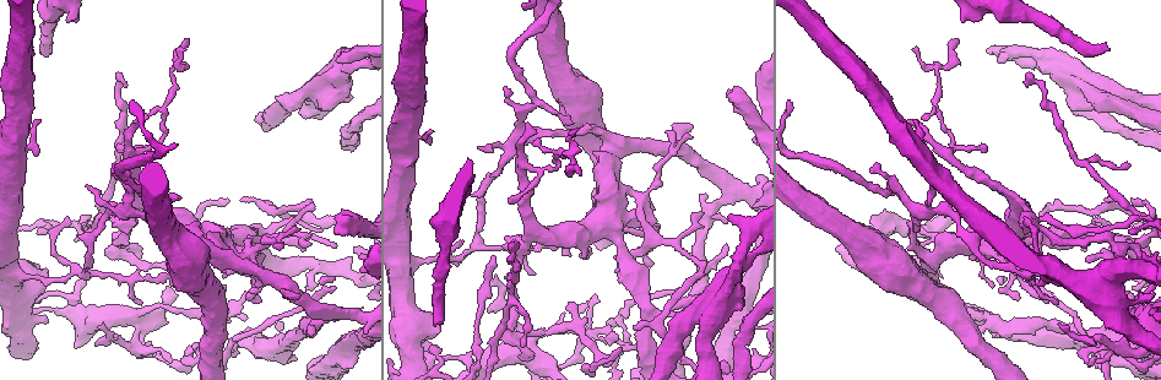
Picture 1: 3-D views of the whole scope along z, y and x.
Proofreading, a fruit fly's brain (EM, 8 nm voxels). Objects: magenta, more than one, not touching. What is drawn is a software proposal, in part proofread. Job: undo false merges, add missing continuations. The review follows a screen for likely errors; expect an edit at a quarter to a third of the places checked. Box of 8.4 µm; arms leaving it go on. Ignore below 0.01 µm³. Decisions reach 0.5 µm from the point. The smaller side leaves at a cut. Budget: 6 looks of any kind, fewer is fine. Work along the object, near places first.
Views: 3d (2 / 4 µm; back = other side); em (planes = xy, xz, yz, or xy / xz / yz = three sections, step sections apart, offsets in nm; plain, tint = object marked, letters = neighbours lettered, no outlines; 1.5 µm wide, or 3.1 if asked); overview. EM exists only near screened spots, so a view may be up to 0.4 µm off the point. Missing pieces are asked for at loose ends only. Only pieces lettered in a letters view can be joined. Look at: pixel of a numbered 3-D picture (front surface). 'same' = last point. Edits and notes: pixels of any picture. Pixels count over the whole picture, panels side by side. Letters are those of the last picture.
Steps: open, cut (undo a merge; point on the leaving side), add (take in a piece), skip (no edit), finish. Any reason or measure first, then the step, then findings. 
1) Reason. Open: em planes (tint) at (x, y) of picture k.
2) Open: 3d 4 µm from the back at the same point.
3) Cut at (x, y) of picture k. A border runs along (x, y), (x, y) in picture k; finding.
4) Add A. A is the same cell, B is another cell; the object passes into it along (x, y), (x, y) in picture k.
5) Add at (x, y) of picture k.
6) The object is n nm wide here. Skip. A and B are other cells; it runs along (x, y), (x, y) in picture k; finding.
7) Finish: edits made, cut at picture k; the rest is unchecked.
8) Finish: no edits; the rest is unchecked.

Thin end. Open: 3d 2 µm at (956, 38) of picture 1.

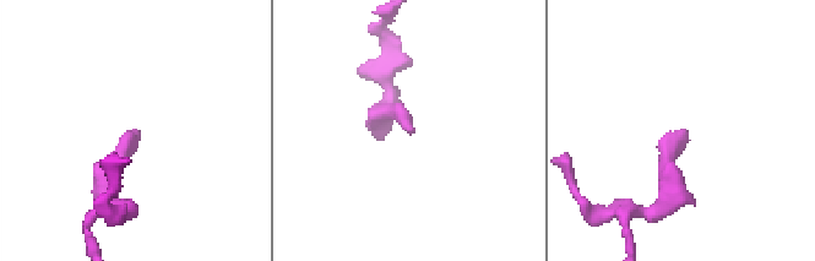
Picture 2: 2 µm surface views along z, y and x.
Open: em planes (letters) at (685, 131) of picture 2.

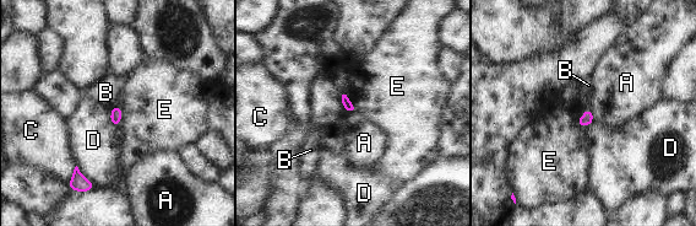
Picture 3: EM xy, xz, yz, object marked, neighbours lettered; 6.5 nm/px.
Skip. A, B, C, D and E are other cells; none of them fits.

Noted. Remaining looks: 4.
Sharp bend. Open: em planes (tint) at (599, 358) of picture 1.

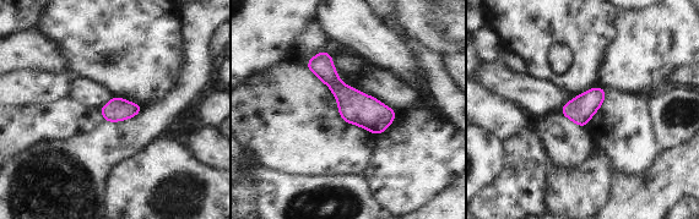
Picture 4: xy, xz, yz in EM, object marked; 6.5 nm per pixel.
Open: em planes (letters) at the same point.

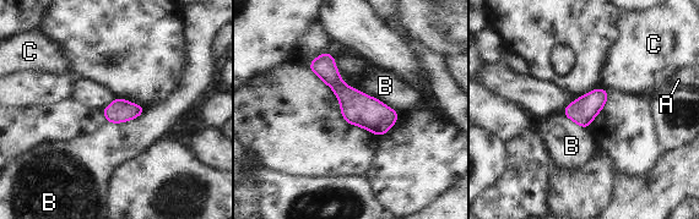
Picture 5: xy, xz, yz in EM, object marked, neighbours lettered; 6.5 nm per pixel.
The object is 160 nm wide here; the longest contact is with B, 360 nm. Skip. A, B and C are other cells; one cell here.

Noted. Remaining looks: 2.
An open end. Open: em yz step 8 (tint) at (1108, 50) of picture 1.

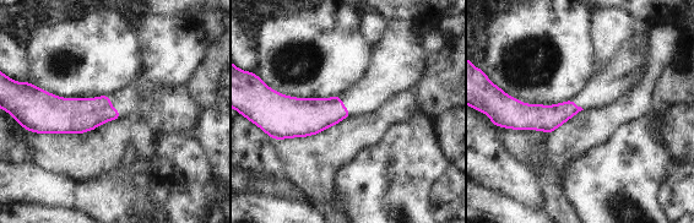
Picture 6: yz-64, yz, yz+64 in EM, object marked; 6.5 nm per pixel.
Cut it another way. Open: em planes (letters) at the same point.

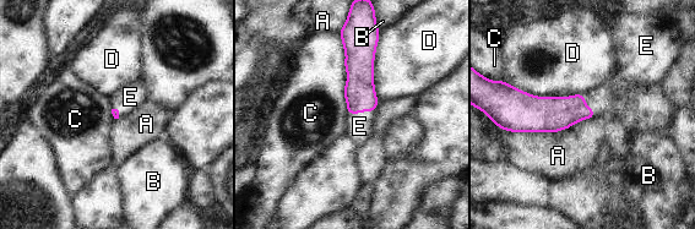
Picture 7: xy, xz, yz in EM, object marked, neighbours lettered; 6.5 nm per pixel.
Add E. E is the same cell, A, B, C and D are other cells; the object passes into it along (359, 92), (360, 112), (359, 126) in picture 7; the cell continues.

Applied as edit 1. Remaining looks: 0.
Finish: edits made, add at picture 7; the rest is unchecked.

